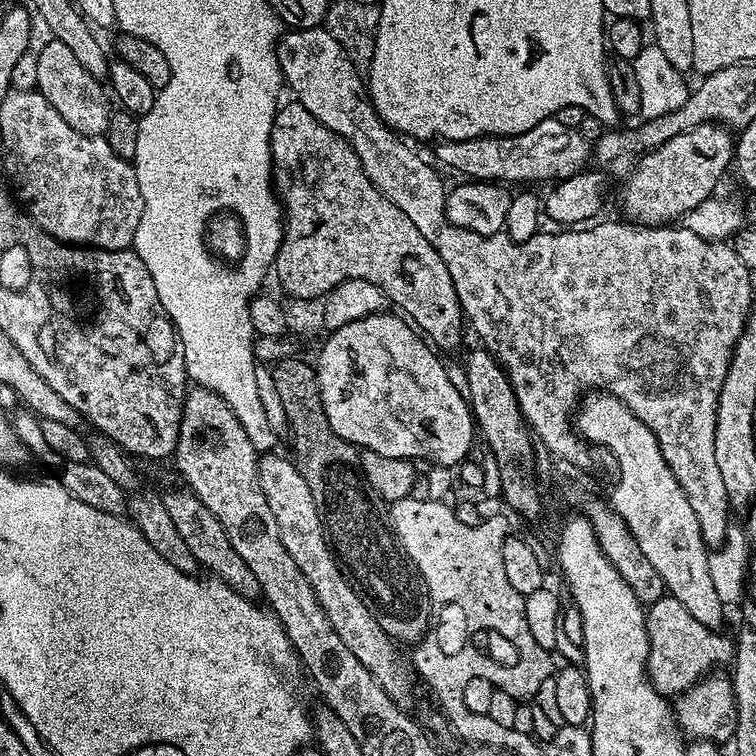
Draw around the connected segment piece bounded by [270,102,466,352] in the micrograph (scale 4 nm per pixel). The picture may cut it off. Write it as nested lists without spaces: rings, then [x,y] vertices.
[[[295,102],[285,103],[279,109],[272,123],[272,133],[270,134],[270,150],[272,151],[272,179],[275,187],[278,189],[279,199],[282,201],[282,215],[284,217],[284,236],[281,238],[280,249],[276,255],[276,263],[274,265],[274,280],[280,283],[280,288],[288,296],[293,296],[296,300],[316,300],[327,297],[329,292],[334,291],[339,284],[345,284],[348,280],[368,280],[373,288],[381,288],[385,297],[389,301],[392,300],[397,304],[395,307],[437,349],[452,352],[460,344],[460,339],[464,336],[464,328],[466,332],[466,321],[460,311],[460,303],[458,302],[458,294],[454,290],[454,282],[450,278],[450,270],[446,270],[446,262],[442,262],[442,258],[438,258],[438,254],[434,250],[434,246],[430,246],[430,242],[426,242],[426,238],[422,238],[422,233],[414,227],[414,222],[410,222],[410,218],[406,218],[406,214],[402,214],[402,210],[398,210],[398,206],[394,206],[394,202],[390,202],[390,198],[386,198],[379,192],[370,182],[370,178],[366,178],[366,174],[362,170],[362,166],[358,162],[358,154],[354,154],[354,150],[350,146],[350,142],[346,142],[338,134],[334,134],[334,130],[330,130],[326,126],[322,126],[322,122],[318,122],[318,118],[314,118],[314,114],[310,114],[310,110],[306,110],[301,104]]]

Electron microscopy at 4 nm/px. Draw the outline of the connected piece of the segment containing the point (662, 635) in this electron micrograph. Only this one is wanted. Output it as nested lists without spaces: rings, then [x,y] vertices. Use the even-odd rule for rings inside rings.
[[[665,594],[659,600],[647,605],[644,621],[648,631],[648,681],[652,683],[652,689],[662,697],[675,698],[690,686],[697,684],[703,676],[719,669],[716,668],[719,664],[733,663],[733,637],[723,636],[723,631],[707,628],[702,622],[698,622],[698,618],[694,618],[694,614],[690,614],[690,610],[686,610],[686,606],[678,602],[678,598]]]

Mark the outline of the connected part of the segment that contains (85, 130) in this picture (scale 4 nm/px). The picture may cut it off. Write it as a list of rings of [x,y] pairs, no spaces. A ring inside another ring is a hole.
[[[49,39],[47,43],[36,52],[38,58],[36,88],[46,98],[46,102],[50,102],[50,106],[54,106],[54,110],[58,110],[58,114],[62,114],[62,118],[66,118],[66,122],[74,126],[74,130],[87,136],[103,136],[110,115],[110,107],[108,108],[110,96],[105,85],[94,79],[90,70],[86,70],[78,62],[77,56],[70,51],[70,46],[53,39]]]

